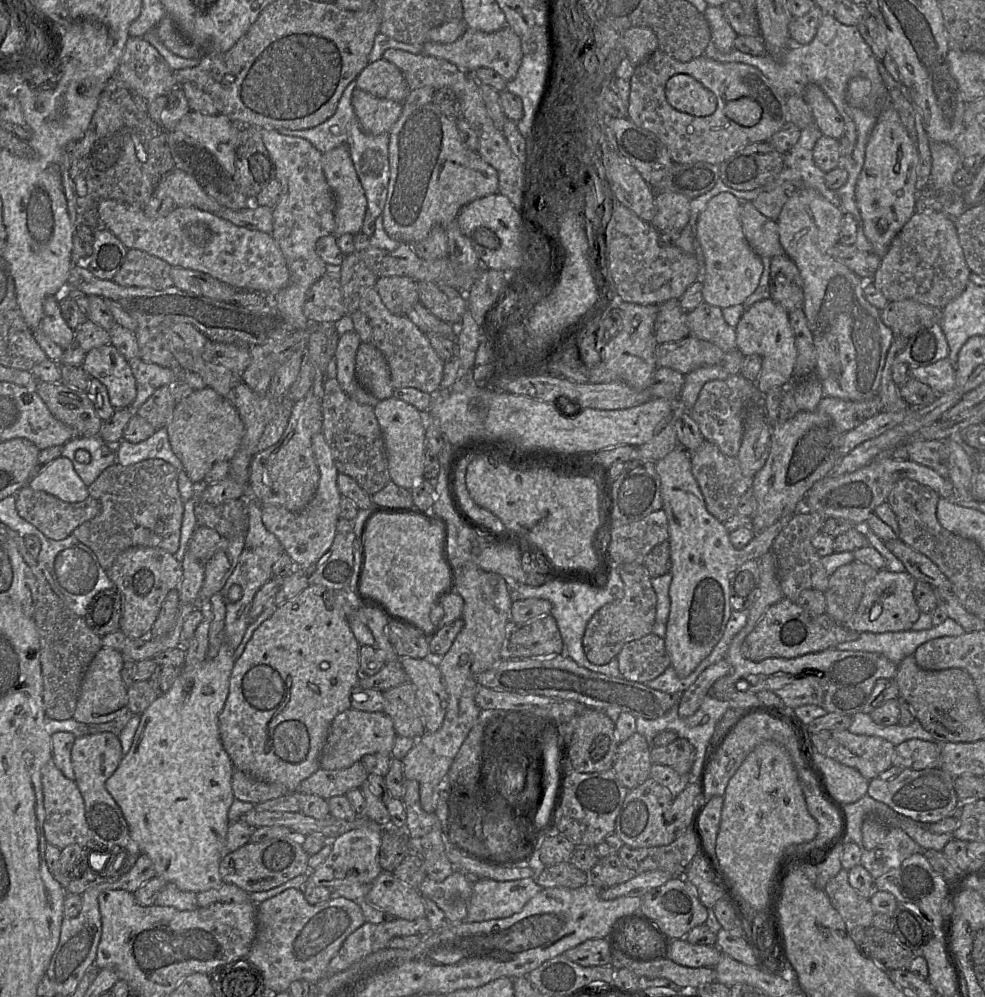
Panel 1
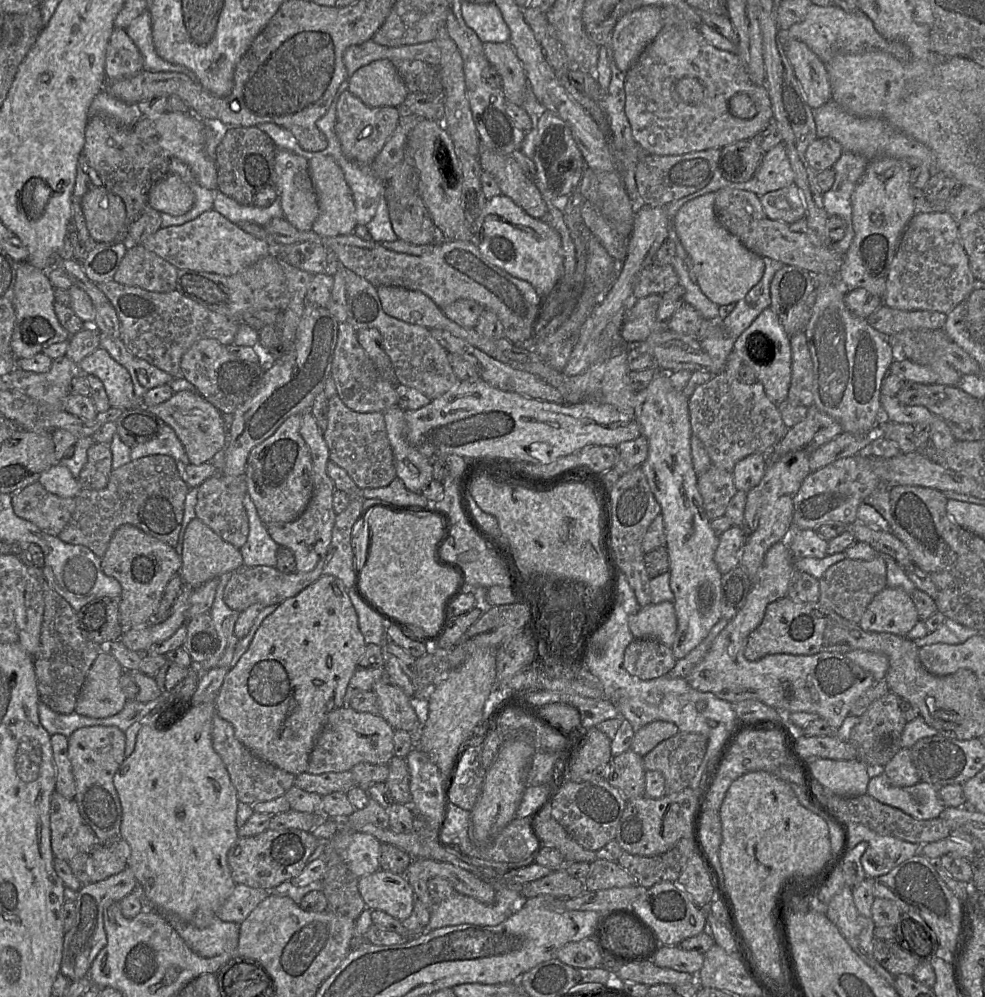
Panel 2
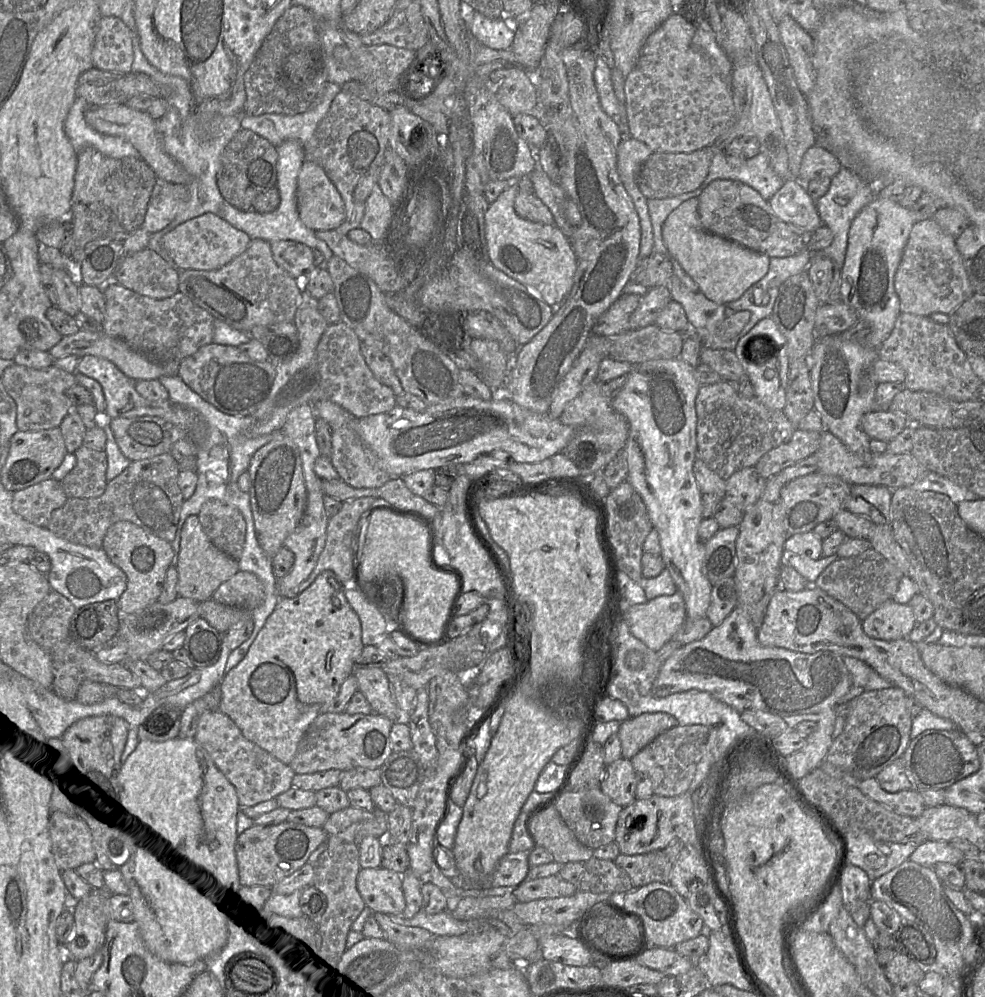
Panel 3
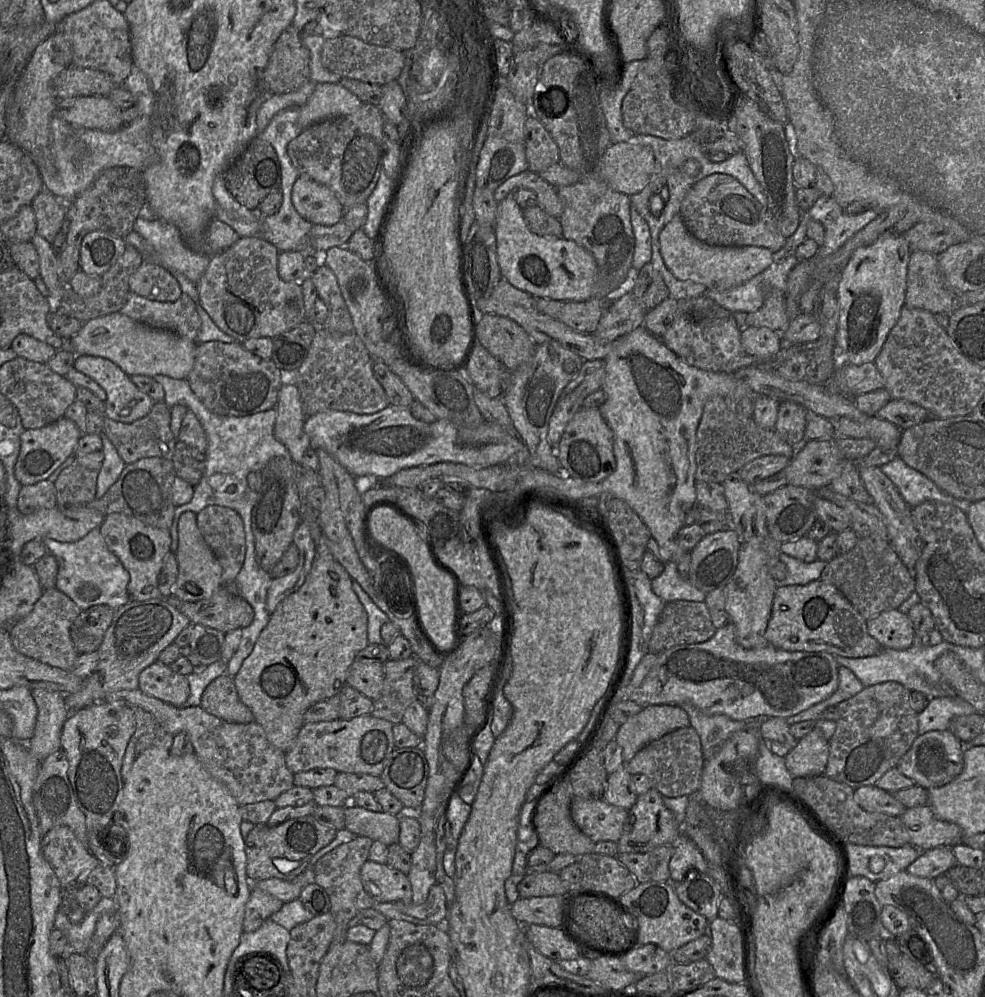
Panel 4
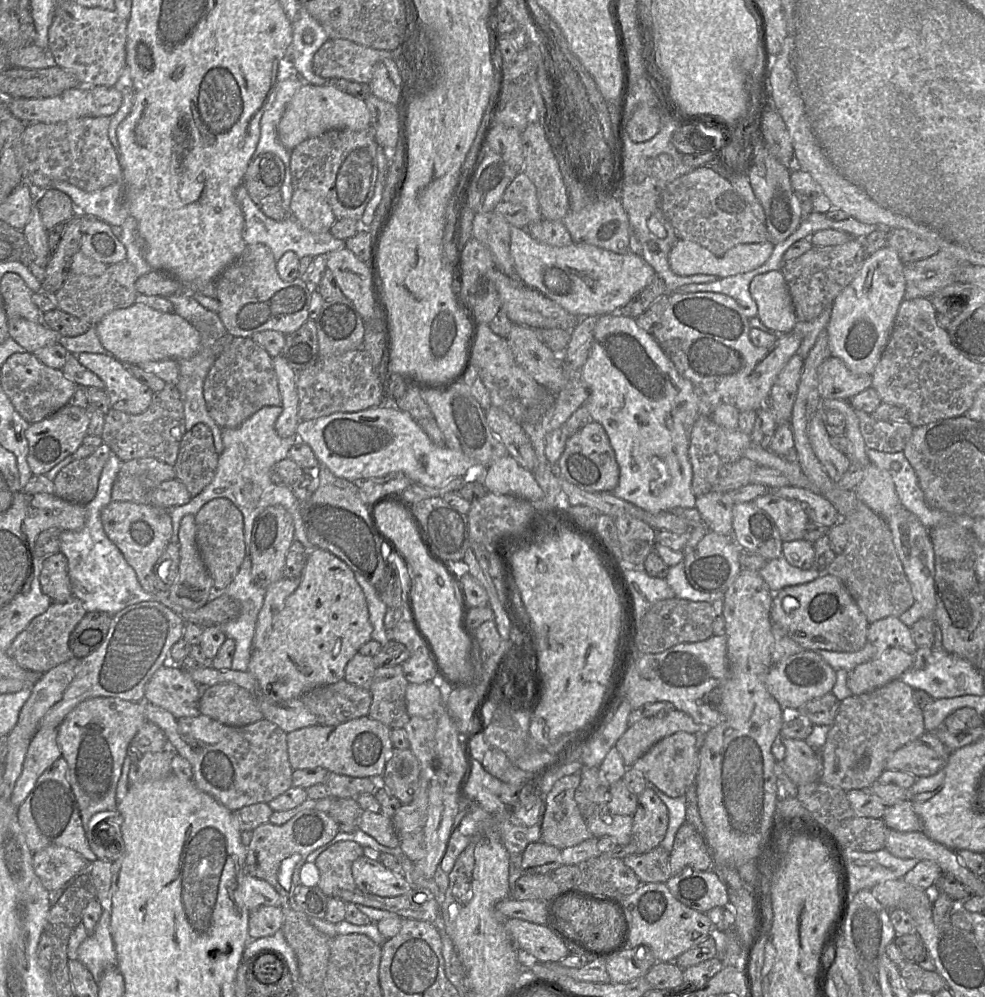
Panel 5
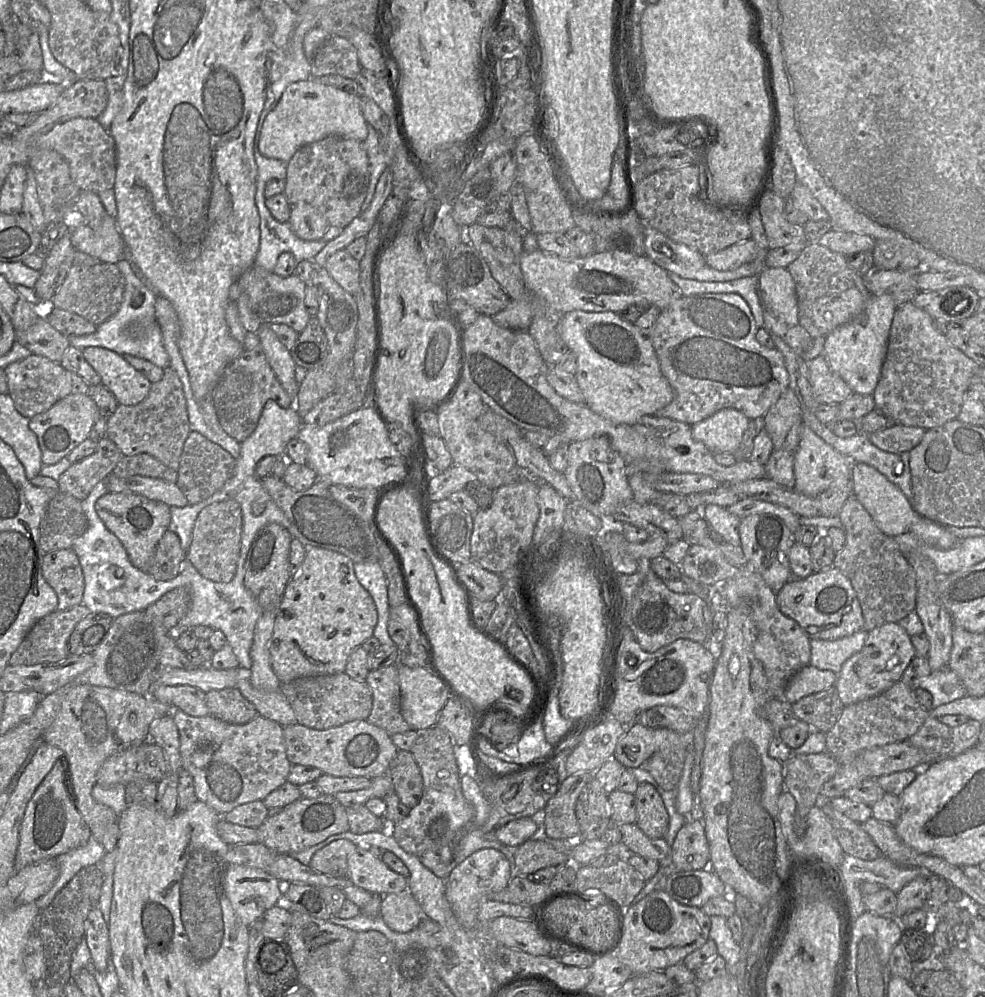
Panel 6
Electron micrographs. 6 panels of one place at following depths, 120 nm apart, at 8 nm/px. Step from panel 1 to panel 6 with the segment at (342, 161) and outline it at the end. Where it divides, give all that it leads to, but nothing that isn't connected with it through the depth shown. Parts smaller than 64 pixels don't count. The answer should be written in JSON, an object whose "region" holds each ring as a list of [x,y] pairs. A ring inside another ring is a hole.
{"region":[[[296,203],[290,208],[288,223],[297,237],[307,241],[322,239],[330,225],[321,212],[307,203]]]}

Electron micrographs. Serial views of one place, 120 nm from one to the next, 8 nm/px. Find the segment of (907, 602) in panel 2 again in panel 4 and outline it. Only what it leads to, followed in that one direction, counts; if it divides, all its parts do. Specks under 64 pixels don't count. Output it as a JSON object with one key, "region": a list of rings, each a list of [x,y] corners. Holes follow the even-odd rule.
{"region":[[[899,609],[884,611],[866,620],[867,631],[883,649],[906,650],[916,637],[913,624]]]}

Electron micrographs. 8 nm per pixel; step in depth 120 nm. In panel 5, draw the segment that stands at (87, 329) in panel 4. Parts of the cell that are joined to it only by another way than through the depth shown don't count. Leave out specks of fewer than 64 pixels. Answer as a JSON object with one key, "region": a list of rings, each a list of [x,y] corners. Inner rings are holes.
{"region":[[[140,302],[108,313],[96,329],[104,348],[125,364],[186,360],[198,352],[201,344],[200,334],[190,322],[176,313],[163,313]]]}

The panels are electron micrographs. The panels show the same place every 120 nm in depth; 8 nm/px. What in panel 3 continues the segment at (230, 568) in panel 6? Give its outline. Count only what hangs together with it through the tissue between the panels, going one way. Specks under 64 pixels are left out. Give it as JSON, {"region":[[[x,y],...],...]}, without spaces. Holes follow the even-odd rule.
{"region":[[[208,500],[200,508],[198,519],[210,542],[221,552],[239,561],[246,524],[240,511],[218,500]]]}

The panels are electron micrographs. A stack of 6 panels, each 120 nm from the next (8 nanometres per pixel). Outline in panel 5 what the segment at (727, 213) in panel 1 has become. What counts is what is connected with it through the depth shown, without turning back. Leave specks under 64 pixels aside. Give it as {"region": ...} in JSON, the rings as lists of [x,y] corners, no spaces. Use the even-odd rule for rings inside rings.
{"region":[[[678,239],[669,252],[668,260],[672,271],[680,276],[707,274],[726,278],[760,267],[771,256],[773,247],[774,245],[771,242],[739,244],[726,251],[722,256],[716,256],[698,243]]]}

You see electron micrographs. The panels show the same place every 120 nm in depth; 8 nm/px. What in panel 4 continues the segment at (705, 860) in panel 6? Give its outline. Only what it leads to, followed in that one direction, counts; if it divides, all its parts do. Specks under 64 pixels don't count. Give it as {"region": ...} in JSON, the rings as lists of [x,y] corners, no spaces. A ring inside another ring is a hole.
{"region":[[[684,833],[672,843],[674,853],[669,862],[670,882],[681,882],[690,870],[707,873],[708,863],[696,844]]]}

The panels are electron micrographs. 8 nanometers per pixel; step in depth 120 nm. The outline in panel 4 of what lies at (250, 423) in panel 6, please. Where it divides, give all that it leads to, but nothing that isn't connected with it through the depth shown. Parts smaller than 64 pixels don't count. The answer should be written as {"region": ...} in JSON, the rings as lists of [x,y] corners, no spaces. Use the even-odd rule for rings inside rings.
{"region":[[[209,341],[206,343],[197,343],[195,349],[195,360],[194,365],[190,373],[186,378],[191,390],[199,398],[199,400],[204,404],[204,406],[211,412],[220,416],[234,416],[242,417],[258,412],[262,412],[271,408],[274,408],[277,404],[278,394],[282,386],[282,371],[275,365],[271,359],[262,359],[251,352],[247,351],[240,342],[225,343],[220,341]]]}

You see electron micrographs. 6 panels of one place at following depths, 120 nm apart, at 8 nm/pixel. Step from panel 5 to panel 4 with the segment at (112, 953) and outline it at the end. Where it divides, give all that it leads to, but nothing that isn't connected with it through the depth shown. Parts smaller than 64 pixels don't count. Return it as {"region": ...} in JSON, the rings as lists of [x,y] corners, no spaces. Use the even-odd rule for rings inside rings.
{"region":[[[102,897],[91,911],[85,913],[81,922],[72,923],[68,915],[59,908],[54,921],[54,929],[61,930],[67,937],[68,954],[79,953],[86,955],[95,931],[96,922],[101,914],[109,909],[116,909],[114,898]]]}

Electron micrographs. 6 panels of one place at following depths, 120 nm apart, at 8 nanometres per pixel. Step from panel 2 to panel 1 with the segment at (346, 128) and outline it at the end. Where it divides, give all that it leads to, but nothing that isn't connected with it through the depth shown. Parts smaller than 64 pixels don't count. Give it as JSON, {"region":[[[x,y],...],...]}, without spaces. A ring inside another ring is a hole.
{"region":[[[359,88],[353,91],[351,102],[362,130],[371,135],[389,133],[402,112],[402,103],[377,98]]]}

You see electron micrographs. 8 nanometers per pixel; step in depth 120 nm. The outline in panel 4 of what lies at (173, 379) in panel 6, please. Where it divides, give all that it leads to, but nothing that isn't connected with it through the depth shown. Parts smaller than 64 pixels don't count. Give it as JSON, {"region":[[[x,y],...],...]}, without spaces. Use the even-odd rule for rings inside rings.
{"region":[[[161,401],[156,402],[146,416],[134,422],[125,423],[105,417],[103,432],[114,444],[126,464],[146,457],[161,457],[172,460],[177,439],[171,431],[170,423],[171,408],[164,401]]]}

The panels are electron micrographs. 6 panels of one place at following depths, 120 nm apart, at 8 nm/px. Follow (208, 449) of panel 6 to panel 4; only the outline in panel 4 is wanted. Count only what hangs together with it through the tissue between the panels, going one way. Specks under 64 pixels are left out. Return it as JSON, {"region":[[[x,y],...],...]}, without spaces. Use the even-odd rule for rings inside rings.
{"region":[[[177,441],[172,462],[175,474],[195,487],[205,472],[205,454],[184,442]]]}

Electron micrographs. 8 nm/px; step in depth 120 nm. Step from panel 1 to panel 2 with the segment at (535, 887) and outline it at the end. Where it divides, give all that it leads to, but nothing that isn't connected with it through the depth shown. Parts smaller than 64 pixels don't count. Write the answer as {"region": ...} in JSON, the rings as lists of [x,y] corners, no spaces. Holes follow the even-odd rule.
{"region":[[[493,885],[495,900],[493,904],[483,904],[476,899],[454,893],[430,908],[430,921],[425,931],[447,926],[473,924],[496,926],[509,918],[523,900],[521,885]]]}

